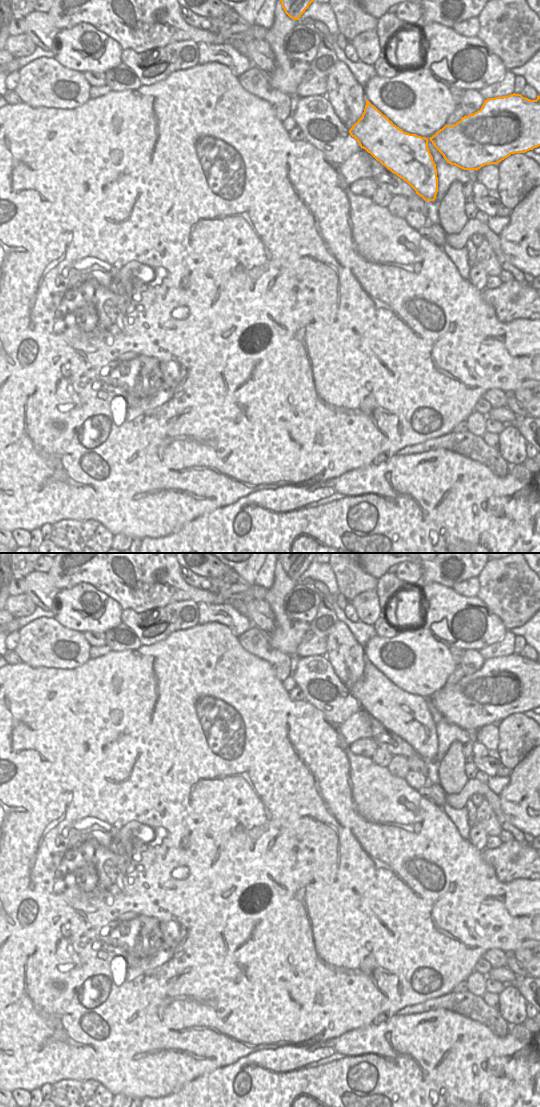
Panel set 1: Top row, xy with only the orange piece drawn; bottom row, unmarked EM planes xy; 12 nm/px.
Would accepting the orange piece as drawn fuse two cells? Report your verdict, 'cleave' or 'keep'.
cleave

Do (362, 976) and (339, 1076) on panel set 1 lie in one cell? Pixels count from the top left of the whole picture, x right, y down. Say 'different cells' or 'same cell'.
different cells

